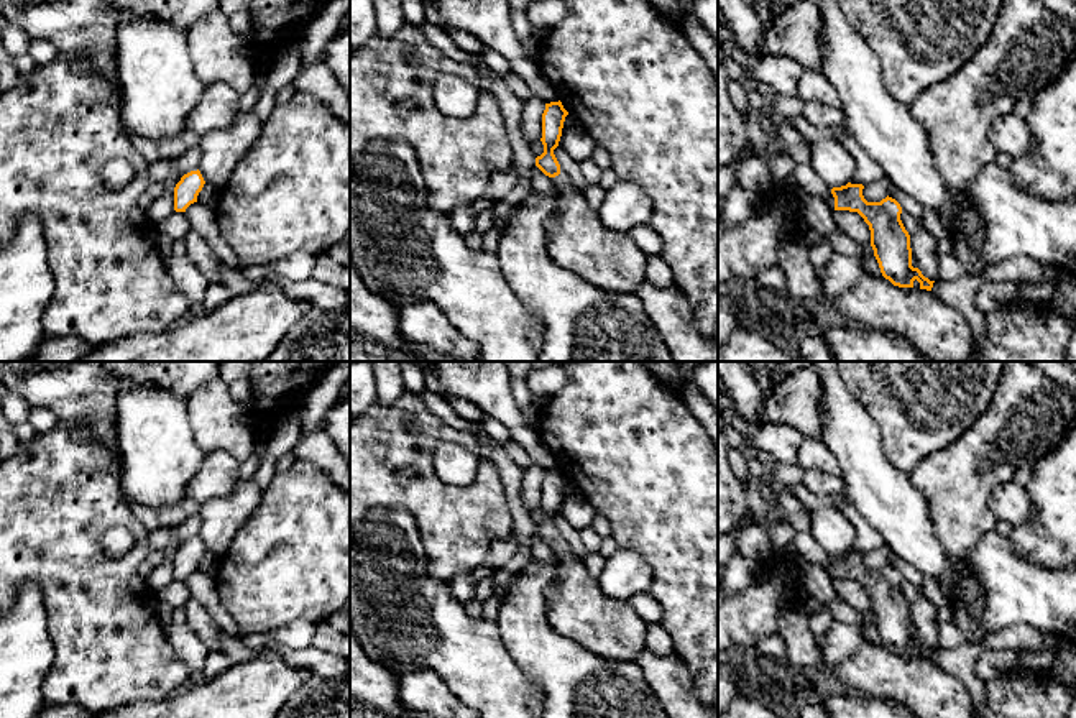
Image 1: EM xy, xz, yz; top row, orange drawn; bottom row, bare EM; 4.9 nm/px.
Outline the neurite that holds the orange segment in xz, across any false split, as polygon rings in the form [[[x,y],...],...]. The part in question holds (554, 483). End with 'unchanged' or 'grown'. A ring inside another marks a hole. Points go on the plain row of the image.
[[[560,468],[545,472],[540,506],[544,521],[536,526],[536,534],[554,547],[559,559],[557,573],[544,593],[547,621],[554,631],[596,656],[636,660],[646,649],[647,623],[626,600],[605,595],[583,560],[560,544],[554,518],[567,483]]]; grown

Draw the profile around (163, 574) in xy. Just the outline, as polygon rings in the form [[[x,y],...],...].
[[[169,544],[164,549],[164,562],[156,565],[149,577],[146,578],[148,587],[159,593],[174,580],[174,555],[181,549],[182,544]]]

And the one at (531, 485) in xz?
[[[532,463],[532,467],[524,472],[521,480],[521,501],[529,513],[542,506],[544,478],[545,470],[536,463]]]

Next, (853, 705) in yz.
[[[858,693],[828,697],[823,706],[830,718],[915,718],[899,700]]]

